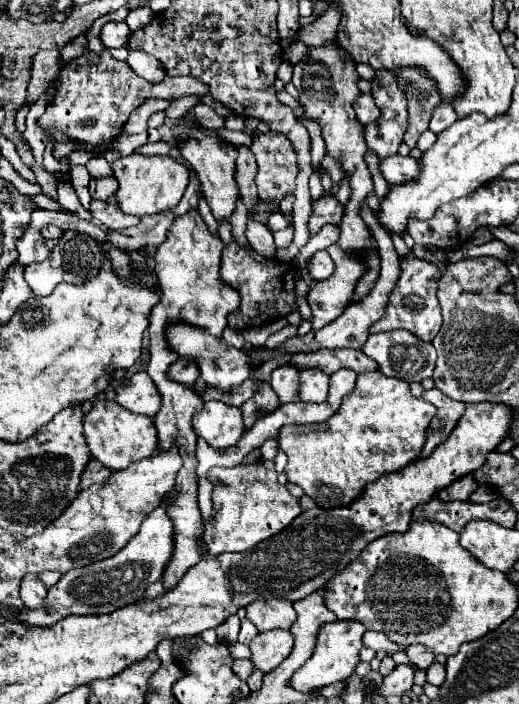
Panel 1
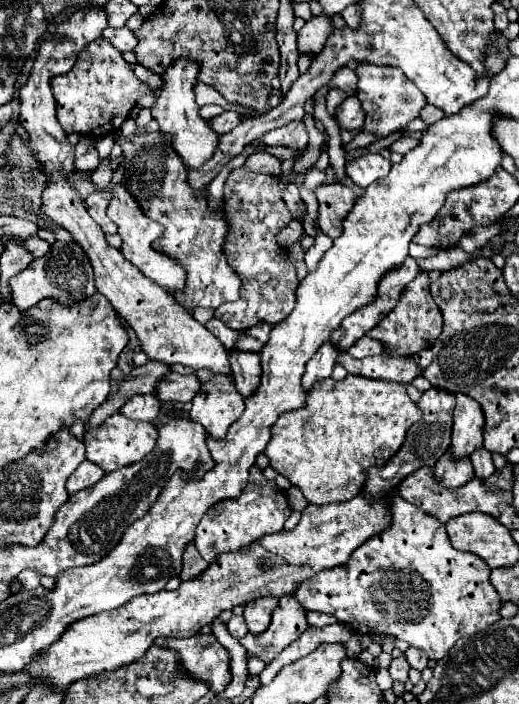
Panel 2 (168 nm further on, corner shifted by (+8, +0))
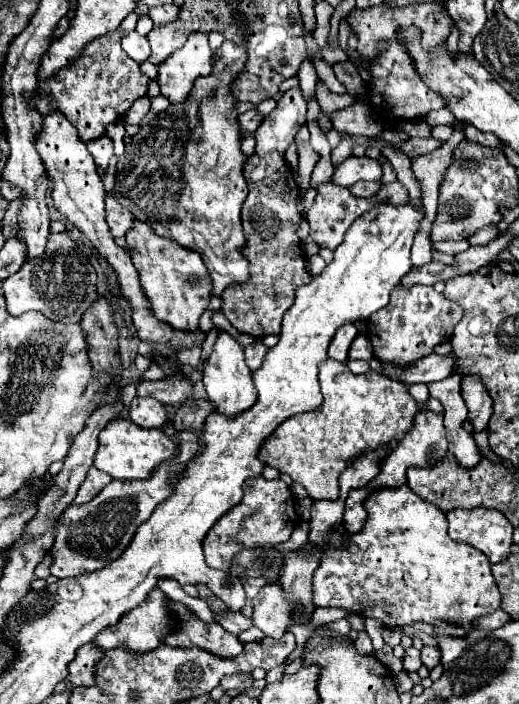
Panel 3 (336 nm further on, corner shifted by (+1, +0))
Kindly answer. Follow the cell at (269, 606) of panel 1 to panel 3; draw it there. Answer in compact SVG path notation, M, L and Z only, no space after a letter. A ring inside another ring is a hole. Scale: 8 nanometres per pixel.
M269 584L253 598L253 624L263 630L265 636L281 638L291 626L293 614L289 612L289 600L281 592L279 584Z

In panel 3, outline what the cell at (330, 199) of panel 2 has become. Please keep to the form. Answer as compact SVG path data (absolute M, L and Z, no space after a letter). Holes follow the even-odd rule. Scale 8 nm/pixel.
M357 182L355 186L351 186L351 192L359 198L369 198L369 196L377 194L379 188L381 188L379 182Z

